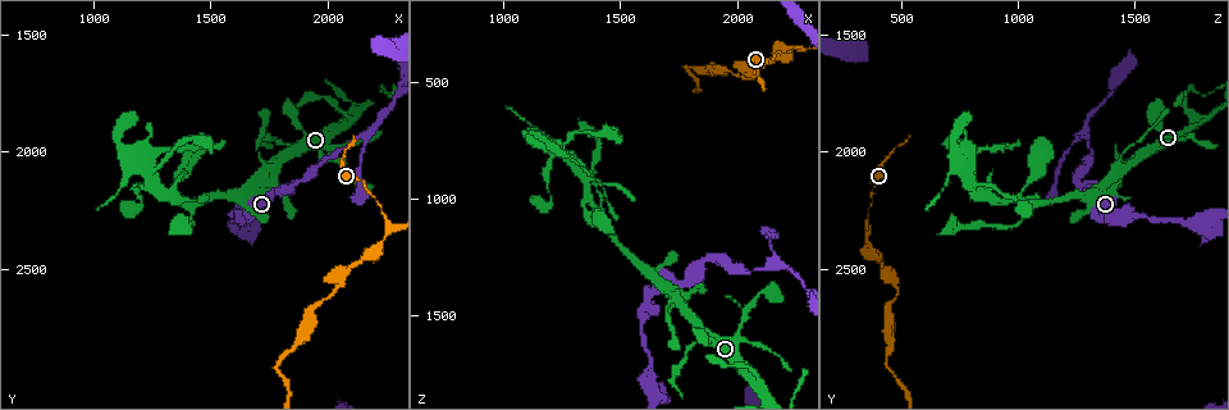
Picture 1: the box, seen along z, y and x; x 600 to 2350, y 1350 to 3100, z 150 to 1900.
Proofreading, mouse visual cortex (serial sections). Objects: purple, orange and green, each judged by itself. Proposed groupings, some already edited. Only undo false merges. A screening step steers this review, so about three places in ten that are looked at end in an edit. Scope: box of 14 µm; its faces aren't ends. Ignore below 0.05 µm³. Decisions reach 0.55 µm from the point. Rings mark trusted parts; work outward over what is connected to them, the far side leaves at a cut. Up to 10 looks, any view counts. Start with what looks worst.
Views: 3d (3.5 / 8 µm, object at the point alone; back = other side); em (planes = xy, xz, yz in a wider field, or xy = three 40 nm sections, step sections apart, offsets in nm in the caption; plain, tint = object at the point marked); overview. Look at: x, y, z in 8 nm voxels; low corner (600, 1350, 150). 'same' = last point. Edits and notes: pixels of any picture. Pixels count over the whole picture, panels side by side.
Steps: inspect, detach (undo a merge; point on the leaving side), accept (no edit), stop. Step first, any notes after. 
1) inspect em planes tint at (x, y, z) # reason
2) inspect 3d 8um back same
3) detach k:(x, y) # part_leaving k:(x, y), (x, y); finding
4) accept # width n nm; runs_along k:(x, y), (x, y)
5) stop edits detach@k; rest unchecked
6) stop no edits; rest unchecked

inspect 3d 3.5um at (2260, 2310, 360)

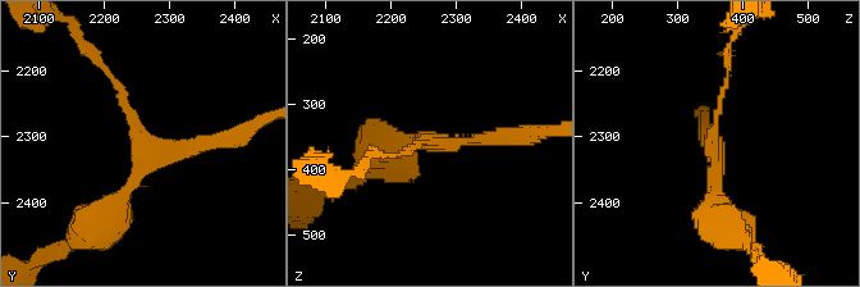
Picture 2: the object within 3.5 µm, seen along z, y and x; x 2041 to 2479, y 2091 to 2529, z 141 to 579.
inspect em planes plain at (2250, 2295, 360) # arms 3; arm_widths 100, 150, 200 nm

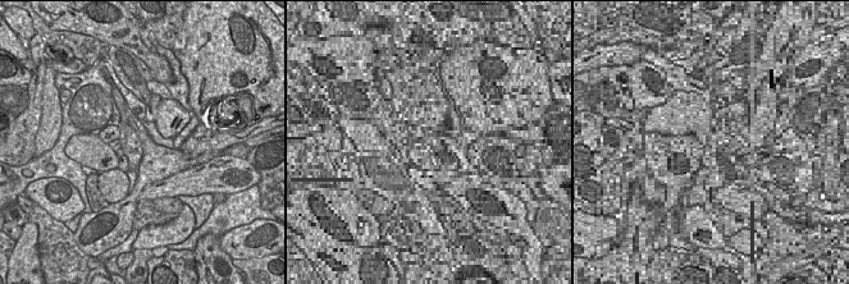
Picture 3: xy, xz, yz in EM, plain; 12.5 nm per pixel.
inspect em planes tint same

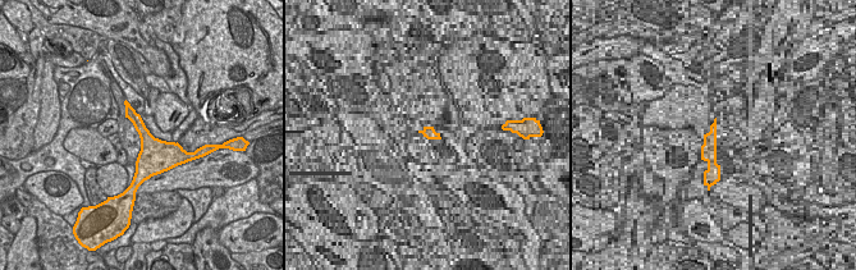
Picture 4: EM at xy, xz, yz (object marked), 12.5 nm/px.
accept # runs_along 2:(727, 63), (712, 137), (714, 208); continuous, no second cell

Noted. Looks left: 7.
inspect 3d 3.5um at (2150, 1940, 1270) # abrupt turn

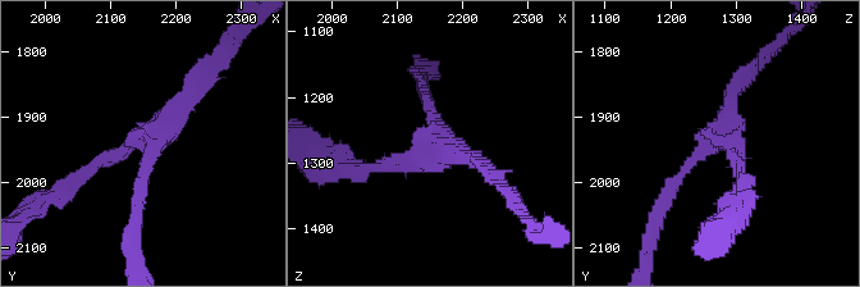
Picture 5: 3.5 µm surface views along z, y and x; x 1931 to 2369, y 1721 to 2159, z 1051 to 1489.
inspect em xy step 1 tint at (2160, 1935, 1270) # arms 3; arm_widths 150, 150, 200 nm; need the tissue

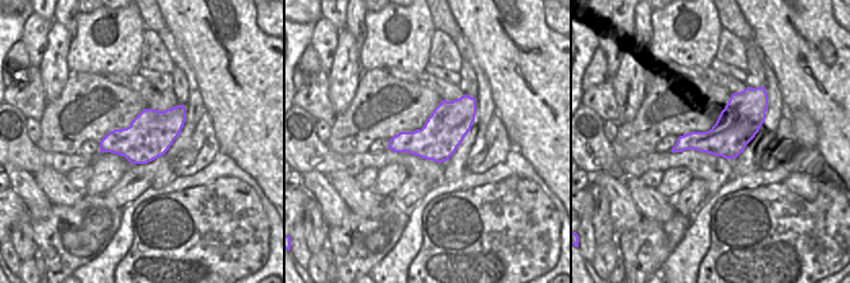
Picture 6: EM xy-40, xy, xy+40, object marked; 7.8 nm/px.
accept # all the same cell

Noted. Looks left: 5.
inspect 3d 3.5um at (1830, 1980, 1600) # three-way junction

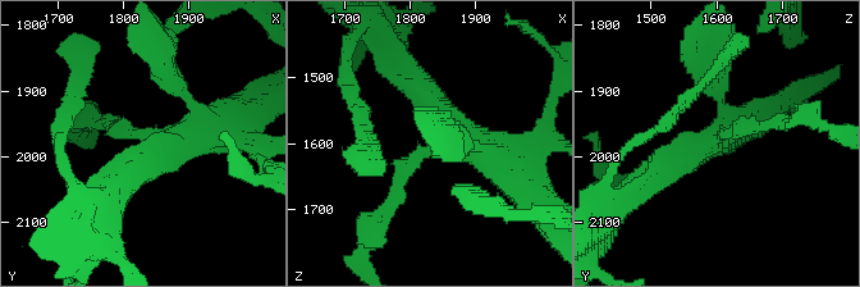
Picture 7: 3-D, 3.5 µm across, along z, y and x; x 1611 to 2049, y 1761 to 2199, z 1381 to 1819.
inspect em xy step 5 tint at (1825, 1970, 1610) # now the EM

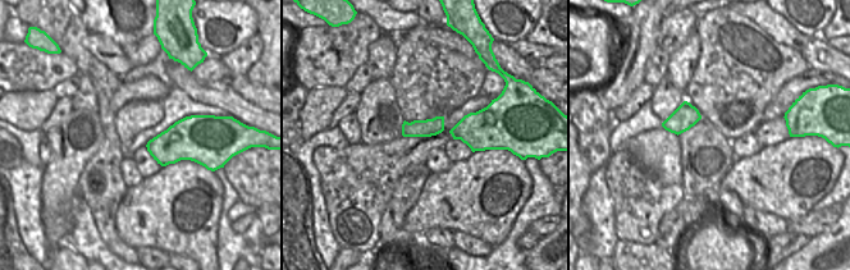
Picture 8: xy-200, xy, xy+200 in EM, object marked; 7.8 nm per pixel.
accept # one cell here

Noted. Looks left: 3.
inspect 3d 3.5um at (1290, 2000, 840) # thick turns thin

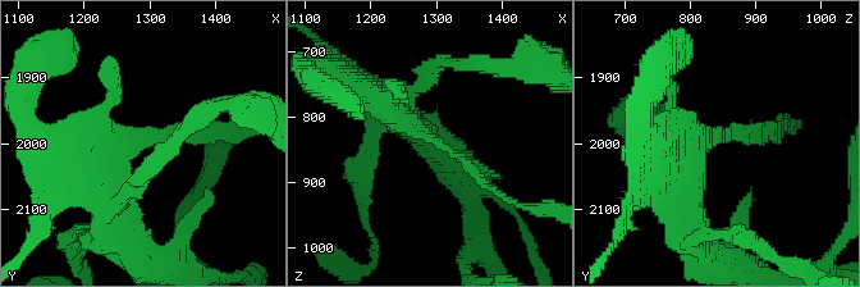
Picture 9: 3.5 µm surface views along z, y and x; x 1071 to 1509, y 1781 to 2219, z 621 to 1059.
inspect em xy step 1 tint at (1290, 1995, 830) # arm_widths 150, 350 nm; shape alone is not enough

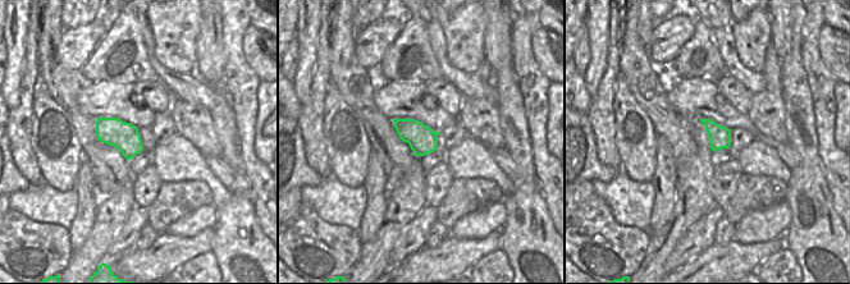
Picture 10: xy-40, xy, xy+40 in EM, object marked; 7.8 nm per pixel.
inspect em xy step 3 tint same

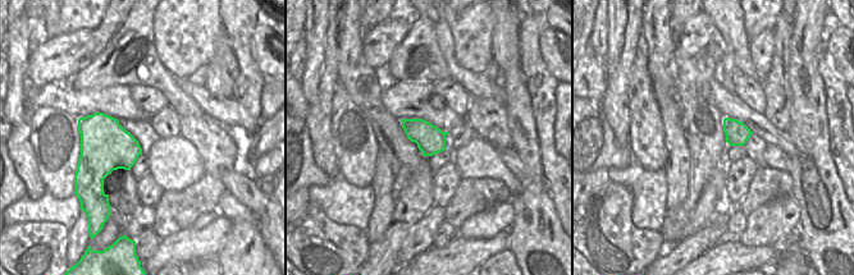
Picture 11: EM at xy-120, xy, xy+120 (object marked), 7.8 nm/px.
detach 9:(210, 133) # part_leaving 9:(735, 132), (780, 136), (790, 124); a second cell is stuck on

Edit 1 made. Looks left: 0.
stop edits detach@9; rest unchecked

